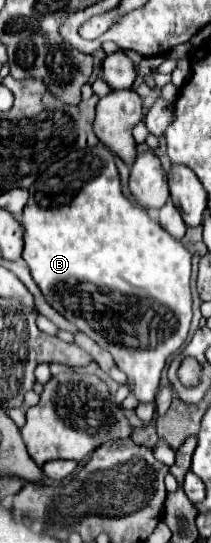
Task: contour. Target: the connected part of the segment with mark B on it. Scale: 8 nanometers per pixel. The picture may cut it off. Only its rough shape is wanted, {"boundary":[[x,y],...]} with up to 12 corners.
{"boundary":[[103,144],[29,188],[23,260],[139,402],[191,324],[191,254]]}

